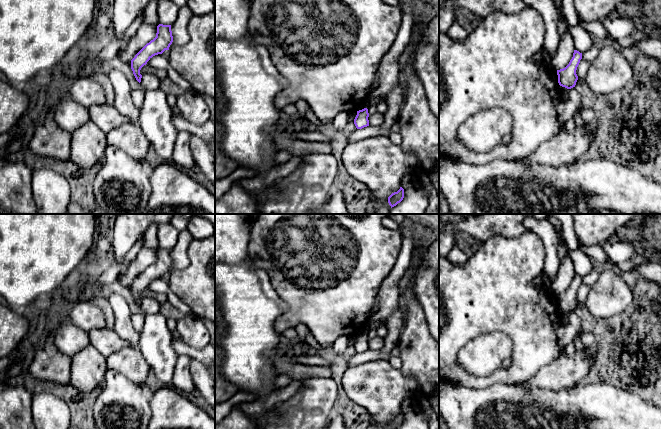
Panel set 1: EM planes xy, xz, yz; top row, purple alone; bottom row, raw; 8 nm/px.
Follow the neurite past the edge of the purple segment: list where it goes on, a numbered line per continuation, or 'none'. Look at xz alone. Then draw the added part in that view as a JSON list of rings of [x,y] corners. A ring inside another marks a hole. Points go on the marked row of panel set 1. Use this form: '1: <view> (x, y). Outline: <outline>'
none

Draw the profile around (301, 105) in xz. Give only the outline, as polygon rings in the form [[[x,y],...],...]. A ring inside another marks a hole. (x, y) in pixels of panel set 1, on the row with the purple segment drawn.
[[[298,100],[294,104],[298,110],[298,113],[304,117],[308,109],[308,104],[304,100]]]

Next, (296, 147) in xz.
[[[282,136],[276,139],[275,149],[277,151],[286,150],[293,156],[302,156],[308,153],[329,153],[332,146],[327,142],[289,140]]]

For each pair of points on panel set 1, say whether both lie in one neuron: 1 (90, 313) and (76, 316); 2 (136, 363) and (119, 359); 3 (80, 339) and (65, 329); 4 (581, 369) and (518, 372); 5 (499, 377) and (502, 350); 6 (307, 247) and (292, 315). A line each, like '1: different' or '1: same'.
1: same
2: same
3: same
4: different
5: different
6: same

